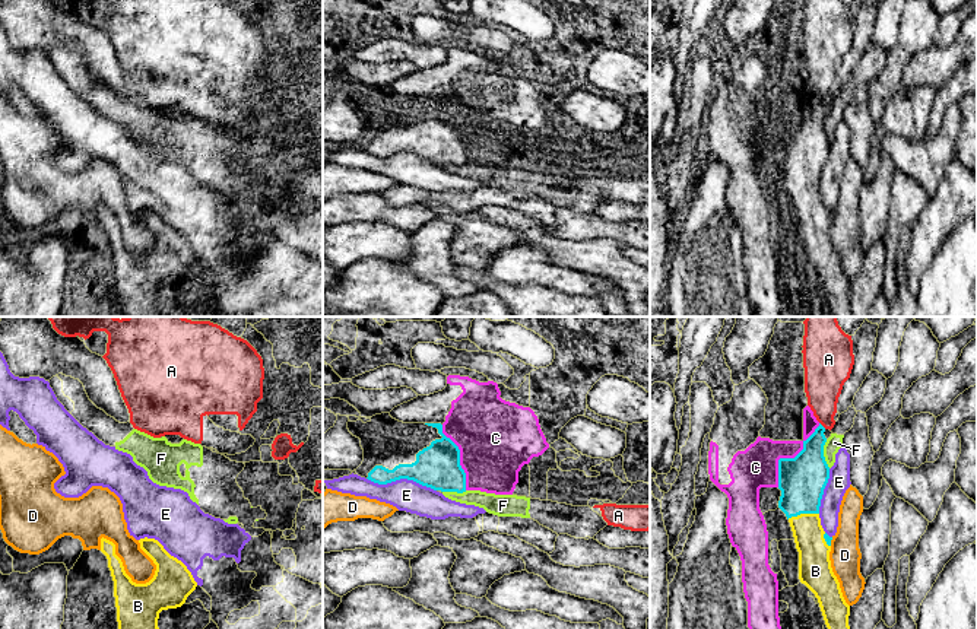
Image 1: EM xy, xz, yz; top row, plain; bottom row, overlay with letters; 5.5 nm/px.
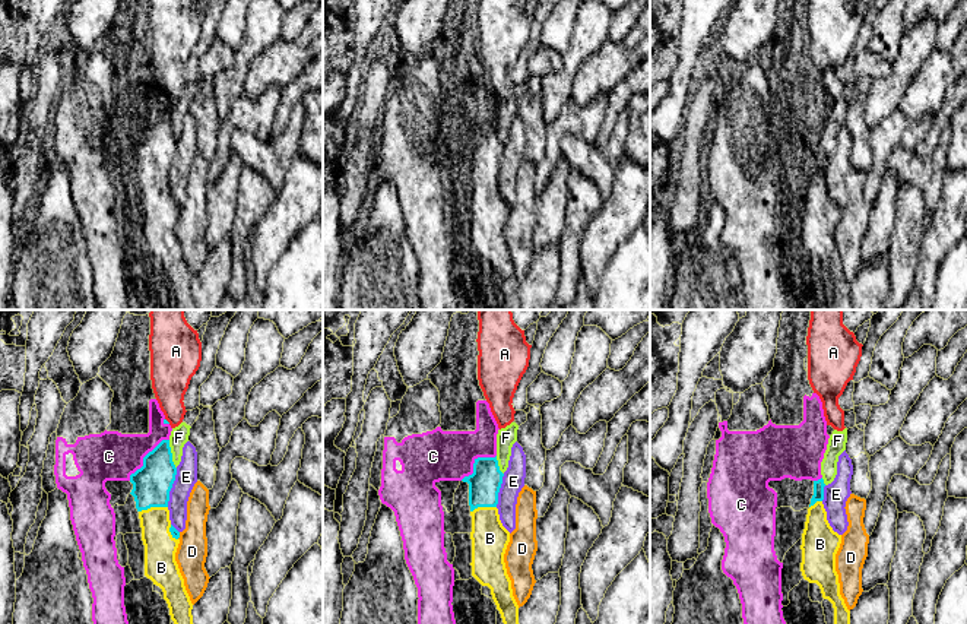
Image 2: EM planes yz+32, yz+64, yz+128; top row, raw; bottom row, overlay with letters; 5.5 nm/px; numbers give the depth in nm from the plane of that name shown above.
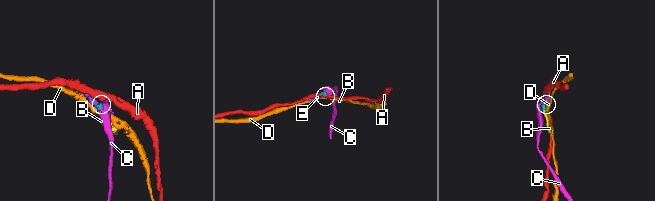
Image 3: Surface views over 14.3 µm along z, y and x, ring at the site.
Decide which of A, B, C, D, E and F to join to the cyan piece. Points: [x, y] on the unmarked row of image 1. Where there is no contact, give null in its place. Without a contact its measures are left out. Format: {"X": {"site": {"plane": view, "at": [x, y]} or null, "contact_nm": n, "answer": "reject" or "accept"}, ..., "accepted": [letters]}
{"A": {"site": {"plane": "yz", "at": [821, 98]}, "contact_nm": 50, "answer": "reject"}, "B": {"site": {"plane": "yz", "at": [802, 186]}, "contact_nm": 180, "answer": "accept"}, "C": {"site": {"plane": "yz", "at": [789, 132]}, "contact_nm": 420, "answer": "reject"}, "D": {"site": {"plane": "yz", "at": [830, 215]}, "contact_nm": 50, "answer": "reject"}, "E": {"site": {"plane": "xz", "at": [402, 151]}, "contact_nm": 400, "answer": "reject"}, "F": {"site": {"plane": "yz", "at": [822, 127]}, "contact_nm": 160, "answer": "reject"}, "accepted": ["B"]}

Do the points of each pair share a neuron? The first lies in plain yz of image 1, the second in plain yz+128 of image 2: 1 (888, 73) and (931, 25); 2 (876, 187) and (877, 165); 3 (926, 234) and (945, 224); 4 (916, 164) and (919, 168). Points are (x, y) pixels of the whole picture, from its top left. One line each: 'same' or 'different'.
1: same
2: different
3: same
4: same

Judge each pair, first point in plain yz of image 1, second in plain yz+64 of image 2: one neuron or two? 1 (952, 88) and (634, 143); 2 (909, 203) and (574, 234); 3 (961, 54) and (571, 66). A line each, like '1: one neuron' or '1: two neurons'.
1: two neurons
2: one neuron
3: two neurons

